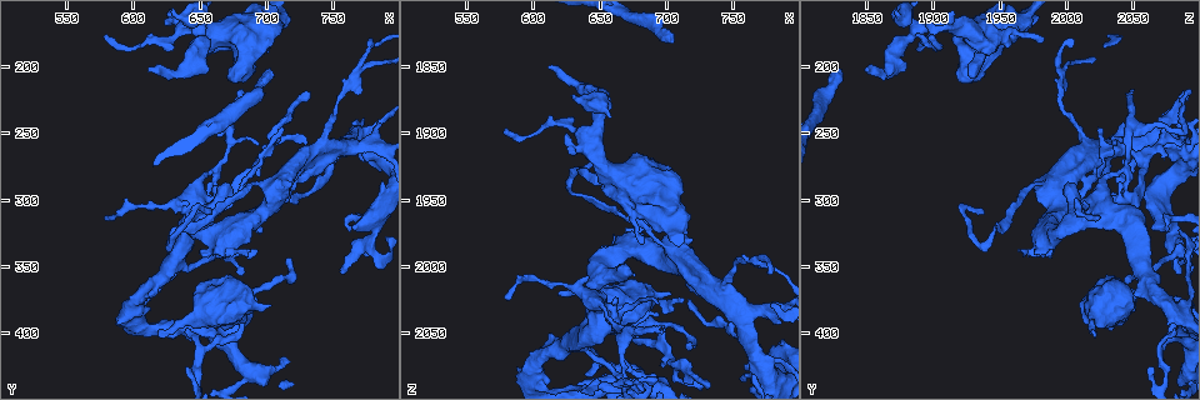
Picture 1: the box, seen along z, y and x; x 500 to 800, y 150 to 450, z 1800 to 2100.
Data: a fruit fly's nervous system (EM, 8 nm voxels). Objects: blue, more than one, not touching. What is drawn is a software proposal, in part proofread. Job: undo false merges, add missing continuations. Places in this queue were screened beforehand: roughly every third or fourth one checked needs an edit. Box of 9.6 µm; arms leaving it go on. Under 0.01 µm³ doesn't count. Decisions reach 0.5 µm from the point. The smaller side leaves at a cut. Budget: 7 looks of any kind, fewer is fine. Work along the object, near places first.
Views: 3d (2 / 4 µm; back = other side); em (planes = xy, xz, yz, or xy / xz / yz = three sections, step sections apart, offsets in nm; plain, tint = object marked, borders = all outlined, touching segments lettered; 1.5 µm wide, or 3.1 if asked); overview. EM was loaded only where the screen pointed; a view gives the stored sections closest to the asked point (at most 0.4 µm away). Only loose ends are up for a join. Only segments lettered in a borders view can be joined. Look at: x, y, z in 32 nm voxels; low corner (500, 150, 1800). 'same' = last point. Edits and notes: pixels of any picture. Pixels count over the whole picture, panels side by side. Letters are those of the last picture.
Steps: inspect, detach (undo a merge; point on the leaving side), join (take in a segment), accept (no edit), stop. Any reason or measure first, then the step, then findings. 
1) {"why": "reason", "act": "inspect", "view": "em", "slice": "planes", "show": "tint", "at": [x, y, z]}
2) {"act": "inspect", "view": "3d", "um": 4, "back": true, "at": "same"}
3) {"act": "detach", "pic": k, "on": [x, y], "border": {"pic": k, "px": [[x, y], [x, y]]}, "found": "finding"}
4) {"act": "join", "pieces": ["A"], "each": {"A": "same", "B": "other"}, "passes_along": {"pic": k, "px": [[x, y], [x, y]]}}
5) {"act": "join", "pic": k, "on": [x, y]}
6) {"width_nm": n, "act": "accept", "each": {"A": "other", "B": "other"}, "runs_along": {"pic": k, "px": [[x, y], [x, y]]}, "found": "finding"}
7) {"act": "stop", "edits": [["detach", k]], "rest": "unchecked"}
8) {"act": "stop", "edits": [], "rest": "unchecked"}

{"why": "tapers out", "act": "inspect", "view": "em", "slice": "planes", "show": "borders", "at": [618, 402, 2018]}

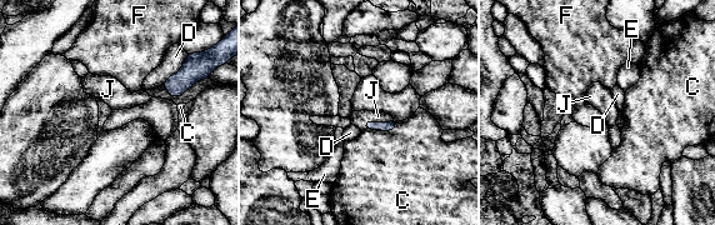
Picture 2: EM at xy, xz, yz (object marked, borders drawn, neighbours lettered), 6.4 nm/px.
{"longest_contact_nm": ["D", 260], "act": "join", "pic": 2, "on": [358, 118], "each": {"C": "other", "D": "other", "E": "other", "F": "other", "J": "same"}, "passes_along": {"pic": 2, "px": [[370, 125], [376, 123], [358, 118]]}, "found": "it goes on there"}

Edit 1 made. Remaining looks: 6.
{"why": "redraw", "act": "inspect", "view": "overview"}

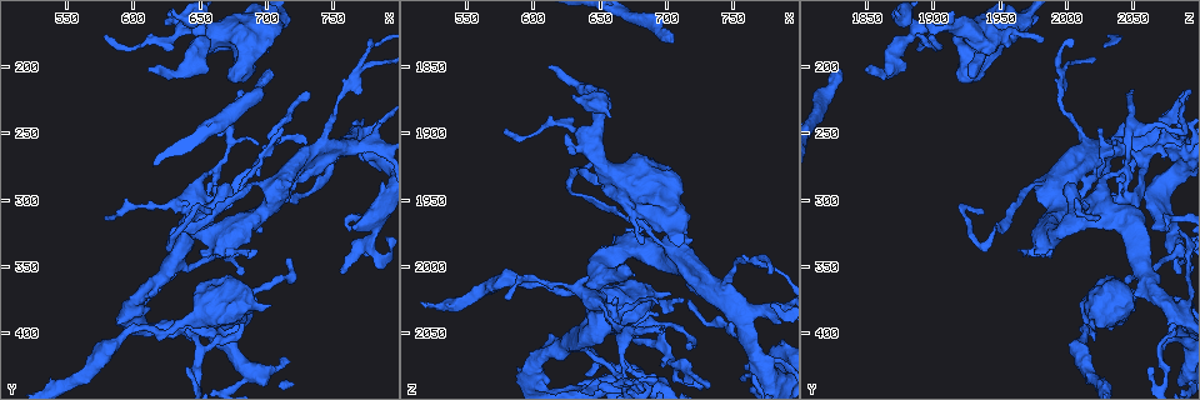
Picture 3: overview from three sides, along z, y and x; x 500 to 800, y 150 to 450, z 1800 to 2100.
{"act": "inspect", "view": "em", "slice": "xz", "step": 4, "show": "tint", "at": [606, 308, 2010]}

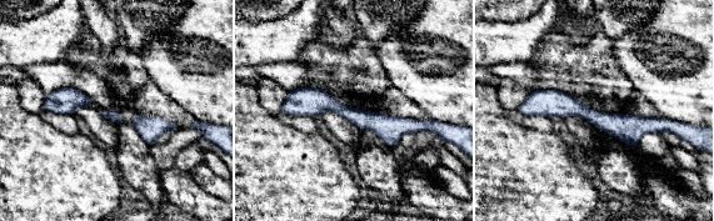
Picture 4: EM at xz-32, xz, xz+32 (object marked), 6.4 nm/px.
{"act": "inspect", "view": "em", "slice": "planes", "show": "borders", "at": "same"}

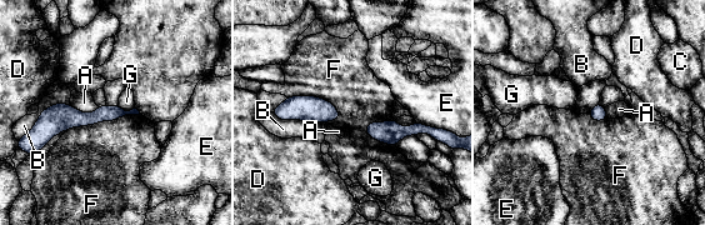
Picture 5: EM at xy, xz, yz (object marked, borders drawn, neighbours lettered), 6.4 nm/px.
{"width_nm": 90, "act": "accept", "each": {"A": "other", "B": "other", "C": "other", "D": "other", "E": "other", "F": "other", "G": "other"}, "runs_along": {"pic": 5, "px": [[123, 113], [61, 119], [39, 144]]}, "found": "one neuron here"}

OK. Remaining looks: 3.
{"why": "an open end", "act": "inspect", "view": "3d", "um": 4, "at": [682, 180, 1982]}

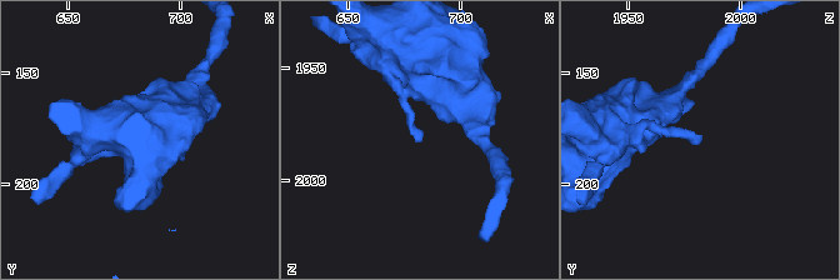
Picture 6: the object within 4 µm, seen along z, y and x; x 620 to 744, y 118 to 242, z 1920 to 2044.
{"act": "inspect", "view": "em", "slice": "planes", "show": "borders", "at": [682, 181, 1982]}

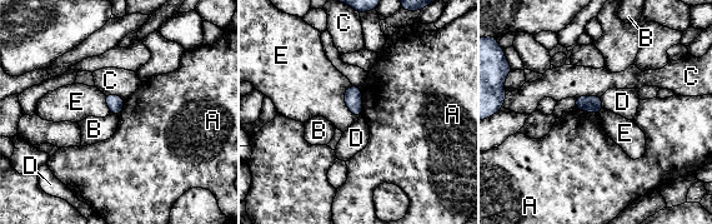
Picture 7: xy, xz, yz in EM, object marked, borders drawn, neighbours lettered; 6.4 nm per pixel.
{"act": "accept", "each": {"A": "other", "B": "other", "C": "other", "D": "other", "E": "other"}, "found": "no lettered segment goes on from it"}

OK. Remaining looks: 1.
{"act": "stop", "edits": [["join", 2]], "rest": "unchecked"}

